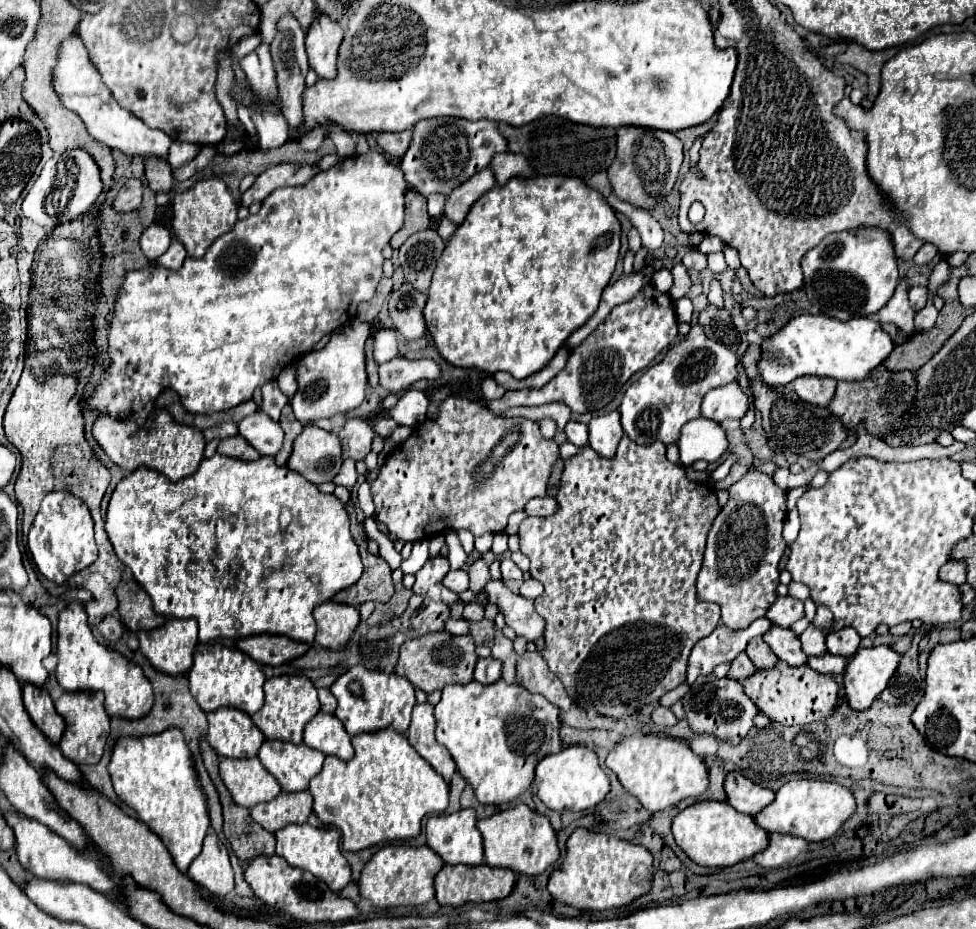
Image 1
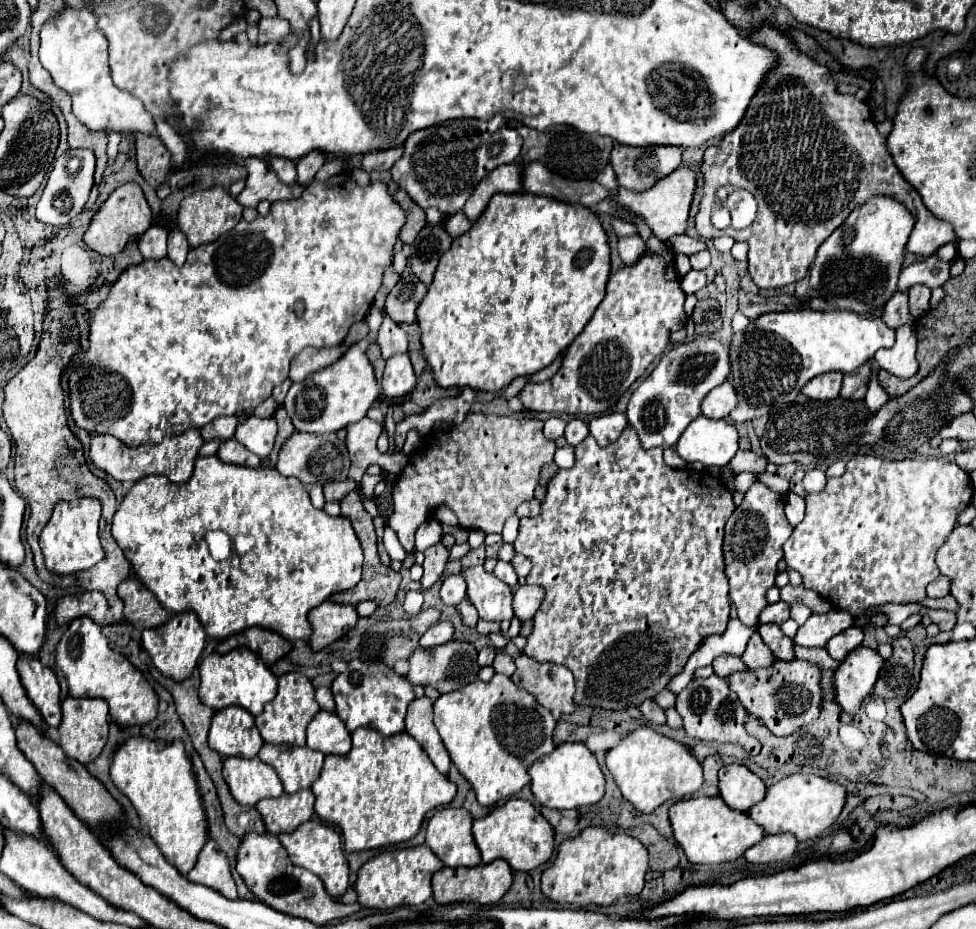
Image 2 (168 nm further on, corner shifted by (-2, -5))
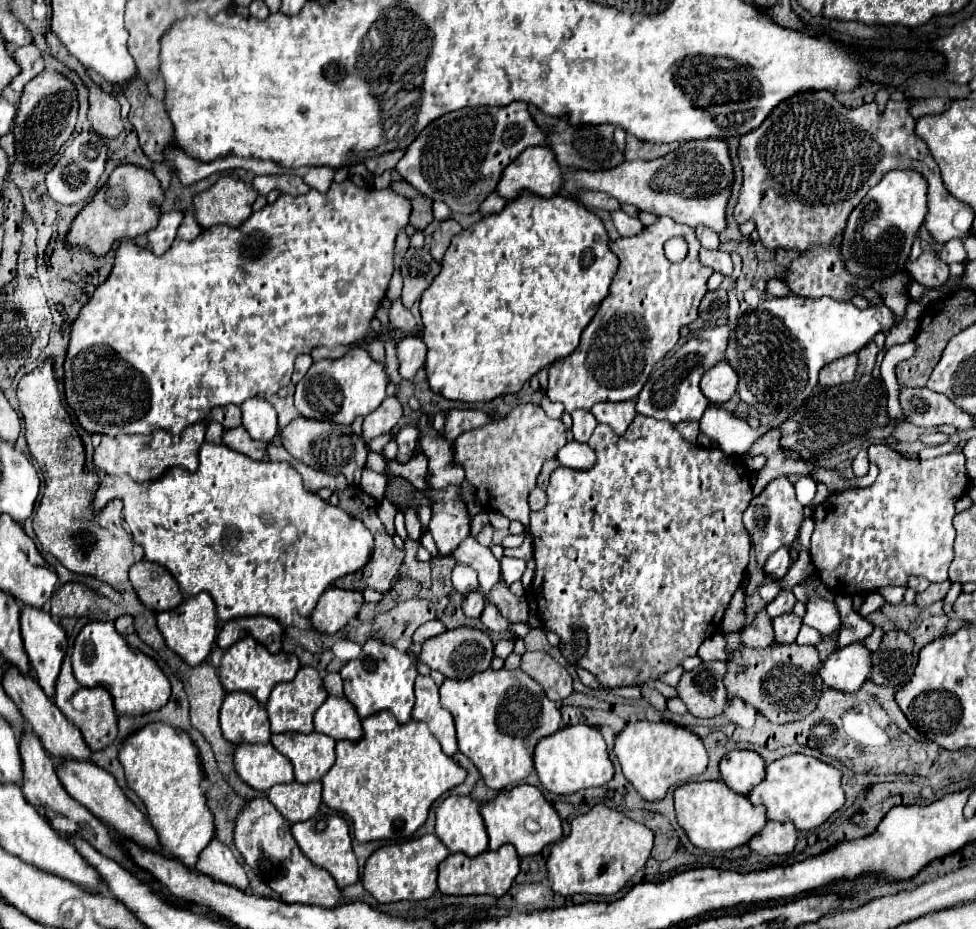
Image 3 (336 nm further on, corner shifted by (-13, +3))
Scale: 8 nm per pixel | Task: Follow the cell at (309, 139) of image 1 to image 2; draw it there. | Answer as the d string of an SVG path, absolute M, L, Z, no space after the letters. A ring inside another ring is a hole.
M311 152L303 158L299 158L295 162L299 184L309 184L313 180L313 176L317 174L317 170L323 166L323 162L325 162L325 156L321 152Z

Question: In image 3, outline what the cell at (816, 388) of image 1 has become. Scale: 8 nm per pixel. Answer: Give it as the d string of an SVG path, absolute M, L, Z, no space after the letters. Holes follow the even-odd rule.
M844 356L844 360L834 360L820 370L822 386L836 386L842 382L850 382L856 376L856 356Z

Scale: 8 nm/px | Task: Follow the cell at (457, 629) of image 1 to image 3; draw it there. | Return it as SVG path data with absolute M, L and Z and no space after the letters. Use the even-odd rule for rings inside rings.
M432 620L432 622L426 622L422 624L416 634L414 634L414 644L420 646L422 642L426 642L428 638L434 638L434 636L440 636L442 632L446 630L446 626L440 622L440 620Z

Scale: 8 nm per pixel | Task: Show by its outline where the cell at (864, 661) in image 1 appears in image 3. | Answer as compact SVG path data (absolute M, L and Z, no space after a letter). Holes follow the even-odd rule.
M864 642L838 648L822 666L820 676L826 686L842 692L858 692L872 670L872 654Z

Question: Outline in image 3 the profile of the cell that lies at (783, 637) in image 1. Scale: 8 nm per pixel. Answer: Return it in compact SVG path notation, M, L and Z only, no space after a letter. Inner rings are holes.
M790 612L790 614L782 614L782 616L774 618L772 624L774 624L774 638L776 638L776 642L780 642L780 644L794 644L802 620L794 612Z

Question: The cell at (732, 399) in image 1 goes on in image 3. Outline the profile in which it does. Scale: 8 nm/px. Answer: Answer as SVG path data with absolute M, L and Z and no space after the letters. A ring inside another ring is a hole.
M720 362L712 372L708 372L708 376L704 376L700 388L712 404L724 404L738 390L738 376L728 362Z

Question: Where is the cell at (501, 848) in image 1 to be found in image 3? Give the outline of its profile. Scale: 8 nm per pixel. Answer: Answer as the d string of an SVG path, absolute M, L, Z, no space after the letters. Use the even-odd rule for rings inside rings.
M518 784L514 788L502 790L494 800L480 808L480 814L486 824L490 838L490 850L496 850L504 844L512 844L520 858L540 854L544 846L562 840L562 820L554 806L540 794L536 786Z

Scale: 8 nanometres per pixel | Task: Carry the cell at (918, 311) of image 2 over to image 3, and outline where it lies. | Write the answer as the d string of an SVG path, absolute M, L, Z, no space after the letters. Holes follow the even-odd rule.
M922 252L916 262L906 262L906 270L926 288L938 288L948 280L948 266L936 260L936 252Z

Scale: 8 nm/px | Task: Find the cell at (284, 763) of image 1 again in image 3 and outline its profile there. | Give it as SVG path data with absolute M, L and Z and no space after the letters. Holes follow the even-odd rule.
M272 734L270 742L292 762L296 782L320 780L336 760L336 742L326 734Z

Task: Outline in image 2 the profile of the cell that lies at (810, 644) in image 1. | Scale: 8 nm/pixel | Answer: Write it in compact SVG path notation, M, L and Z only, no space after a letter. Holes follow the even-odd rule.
M837 608L825 614L811 614L803 626L799 626L795 642L805 648L823 648L835 634L853 626L853 616Z

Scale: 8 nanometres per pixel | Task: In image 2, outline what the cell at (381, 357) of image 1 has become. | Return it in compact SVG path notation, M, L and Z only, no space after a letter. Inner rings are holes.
M385 314L381 328L377 332L377 344L381 346L383 358L391 358L393 354L403 354L407 352L407 336L405 332Z

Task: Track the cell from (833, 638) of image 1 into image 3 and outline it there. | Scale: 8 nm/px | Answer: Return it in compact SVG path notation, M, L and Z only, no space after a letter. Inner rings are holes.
M836 596L836 606L842 614L842 628L838 632L838 648L844 648L852 642L862 642L866 636L872 634L874 624L864 616L852 612L852 598L850 596Z

